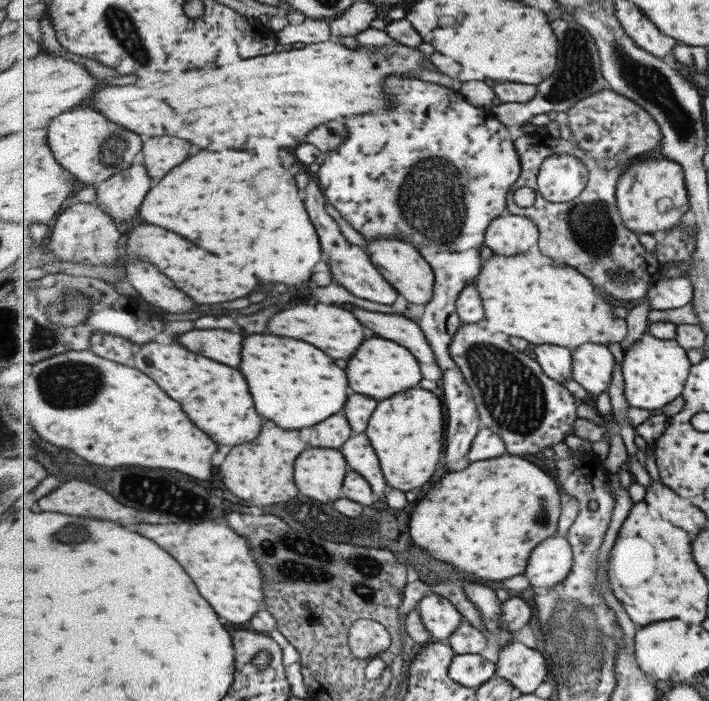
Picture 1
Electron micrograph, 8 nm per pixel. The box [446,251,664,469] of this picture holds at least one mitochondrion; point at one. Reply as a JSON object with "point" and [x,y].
{"point":[514,398]}

